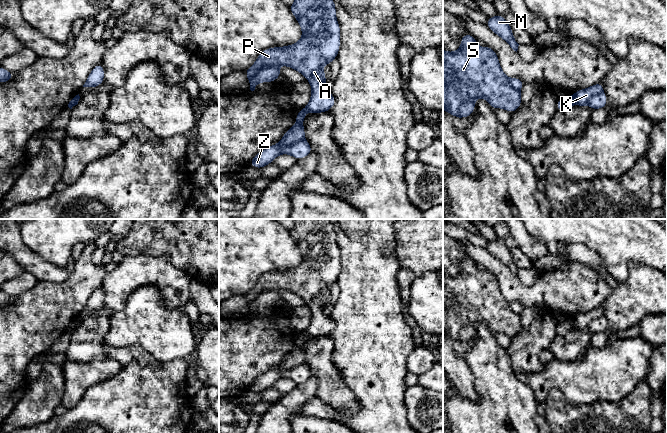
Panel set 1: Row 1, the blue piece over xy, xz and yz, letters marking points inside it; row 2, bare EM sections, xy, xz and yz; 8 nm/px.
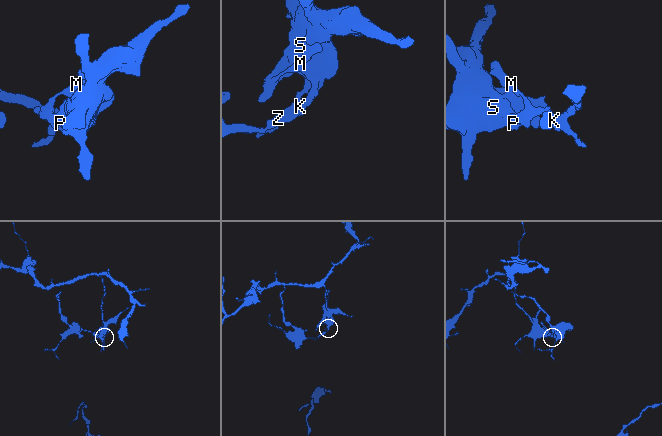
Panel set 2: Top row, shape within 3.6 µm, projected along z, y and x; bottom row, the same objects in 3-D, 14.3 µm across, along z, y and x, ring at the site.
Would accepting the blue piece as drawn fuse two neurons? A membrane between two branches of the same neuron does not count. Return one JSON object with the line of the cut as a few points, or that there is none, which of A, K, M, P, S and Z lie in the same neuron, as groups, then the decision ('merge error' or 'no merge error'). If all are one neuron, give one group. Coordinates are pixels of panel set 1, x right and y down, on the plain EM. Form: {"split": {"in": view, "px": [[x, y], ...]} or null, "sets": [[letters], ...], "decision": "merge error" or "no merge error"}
{"split": {"in": "xz", "px": [[273, 288], [264, 290], [249, 303]]}, "sets": [["A", "P", "S"], ["K", "M", "Z"]], "decision": "merge error"}

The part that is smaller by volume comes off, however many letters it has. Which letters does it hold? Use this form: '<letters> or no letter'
K, M, Z

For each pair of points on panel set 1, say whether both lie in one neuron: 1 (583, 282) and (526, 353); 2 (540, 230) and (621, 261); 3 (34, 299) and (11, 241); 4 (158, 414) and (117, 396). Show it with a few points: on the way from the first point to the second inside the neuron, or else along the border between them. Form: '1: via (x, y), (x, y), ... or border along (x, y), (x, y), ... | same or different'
1: border along (542, 312), (549, 312), (554, 318) | different
2: via (560, 230), (590, 230), (601, 241) | same
3: border along (38, 280), (61, 283) | different
4: via (148, 414), (135, 414), (127, 406) | same

